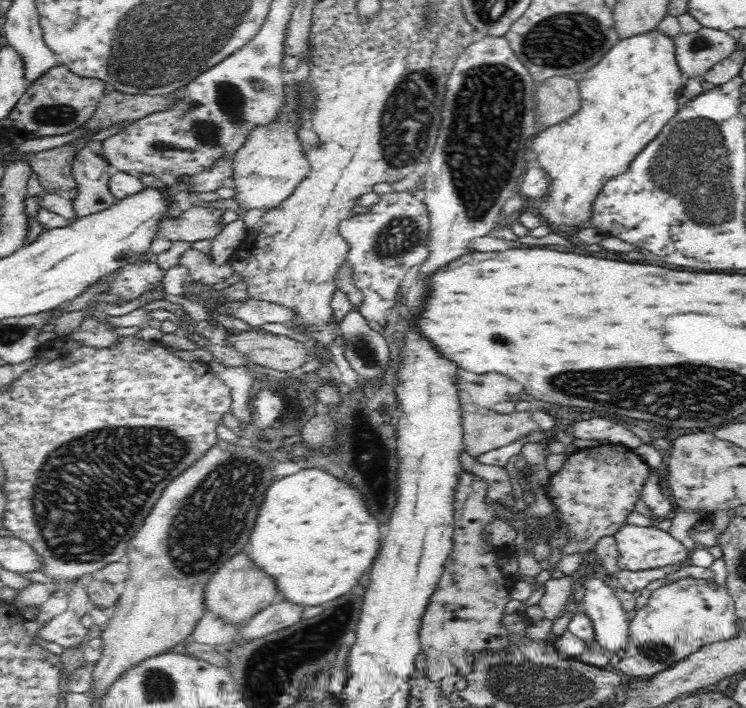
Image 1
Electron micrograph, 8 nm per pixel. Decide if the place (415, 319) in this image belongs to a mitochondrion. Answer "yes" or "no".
no

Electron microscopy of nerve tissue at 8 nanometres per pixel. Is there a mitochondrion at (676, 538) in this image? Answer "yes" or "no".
no

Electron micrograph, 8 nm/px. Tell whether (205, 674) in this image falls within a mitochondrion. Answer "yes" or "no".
no

